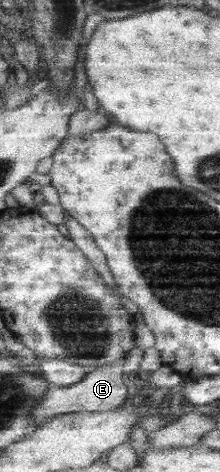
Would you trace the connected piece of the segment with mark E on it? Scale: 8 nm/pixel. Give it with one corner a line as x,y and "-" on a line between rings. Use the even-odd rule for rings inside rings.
125,357
115,363
89,370
79,383
67,387
51,385
44,399
40,401
39,405
36,405
37,409
32,413
32,422
39,426
41,423
51,421
54,417
66,413
108,412
117,409
127,399
125,379
128,376
123,371
123,365
125,365

